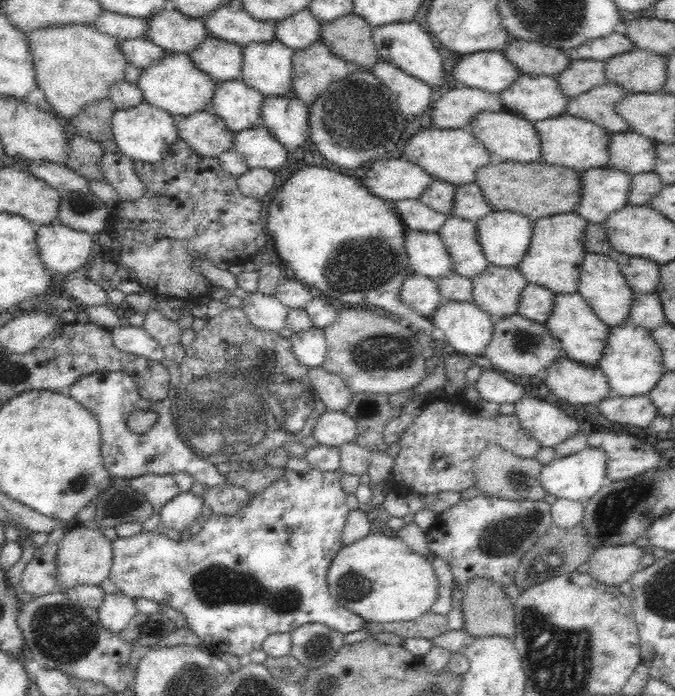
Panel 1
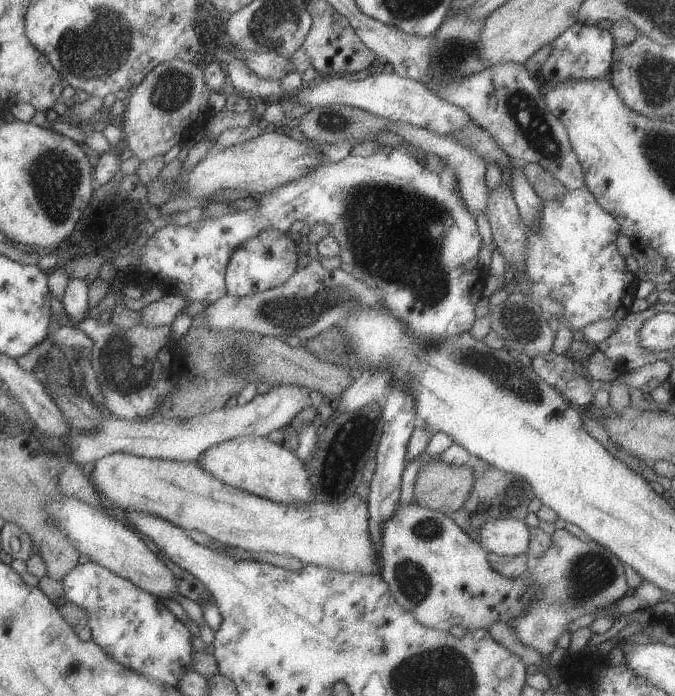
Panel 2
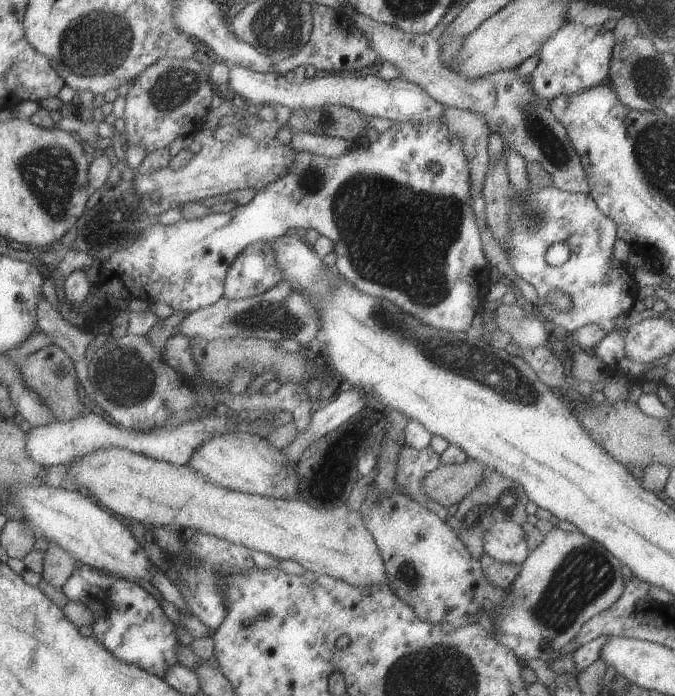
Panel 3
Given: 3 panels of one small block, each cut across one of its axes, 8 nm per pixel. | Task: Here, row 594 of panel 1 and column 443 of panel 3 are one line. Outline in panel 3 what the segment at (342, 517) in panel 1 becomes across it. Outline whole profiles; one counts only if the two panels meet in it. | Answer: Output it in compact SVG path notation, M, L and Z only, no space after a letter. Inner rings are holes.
M395 122L391 130L387 130L385 134L381 134L379 140L375 142L355 142L355 146L343 154L341 158L325 158L325 156L317 156L317 154L311 154L311 152L295 152L295 158L293 158L293 164L289 168L289 172L279 178L275 184L267 184L265 190L259 190L255 192L255 198L245 204L245 206L237 206L235 210L231 212L225 212L225 214L209 214L201 220L181 220L177 224L171 224L171 226L163 226L159 222L151 224L145 232L141 232L141 236L125 250L119 250L115 252L107 262L101 264L101 274L99 274L99 280L95 284L95 294L89 294L85 304L79 308L79 310L73 310L73 312L89 312L89 318L85 320L87 326L83 326L85 330L91 332L91 324L97 324L101 320L109 322L113 326L113 314L119 310L119 308L125 308L125 304L133 298L143 298L145 302L149 304L155 304L155 302L163 302L167 306L171 306L173 310L187 310L187 312L195 312L199 308L205 308L205 306L211 306L215 304L223 294L225 294L225 276L227 276L227 270L231 266L231 262L235 260L235 256L239 256L239 252L243 252L249 244L255 244L255 242L273 242L275 238L281 238L285 236L285 232L289 228L315 228L321 236L329 238L333 242L333 252L337 256L337 262L335 262L335 270L339 272L341 278L345 278L347 282L351 282L359 292L363 294L369 294L373 298L379 298L379 300L385 300L385 302L391 302L395 304L397 308L401 308L403 312L407 312L409 316L417 318L419 322L423 322L423 326L431 326L435 330L443 330L443 332L467 332L471 334L473 328L471 328L471 322L473 322L473 316L477 314L477 308L485 302L485 296L487 296L487 290L489 290L489 272L491 272L491 266L487 262L487 256L485 256L485 250L481 250L481 240L479 240L479 232L481 228L477 226L475 222L475 212L473 212L473 194L471 194L471 180L469 180L469 168L467 168L467 160L463 156L463 146L459 140L451 138L449 130L445 124L417 124L417 122ZM431 164L437 164L439 166L439 172L431 172L429 166Z

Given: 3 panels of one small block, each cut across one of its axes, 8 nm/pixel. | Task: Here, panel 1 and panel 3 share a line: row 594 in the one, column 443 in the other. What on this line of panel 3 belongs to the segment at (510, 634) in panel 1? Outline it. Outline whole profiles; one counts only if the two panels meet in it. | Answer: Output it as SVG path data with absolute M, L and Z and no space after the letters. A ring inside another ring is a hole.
M479 462L451 466L441 464L435 472L429 472L423 478L423 492L429 502L449 508L451 504L459 504L475 490L475 486L483 480L483 468L485 466Z

